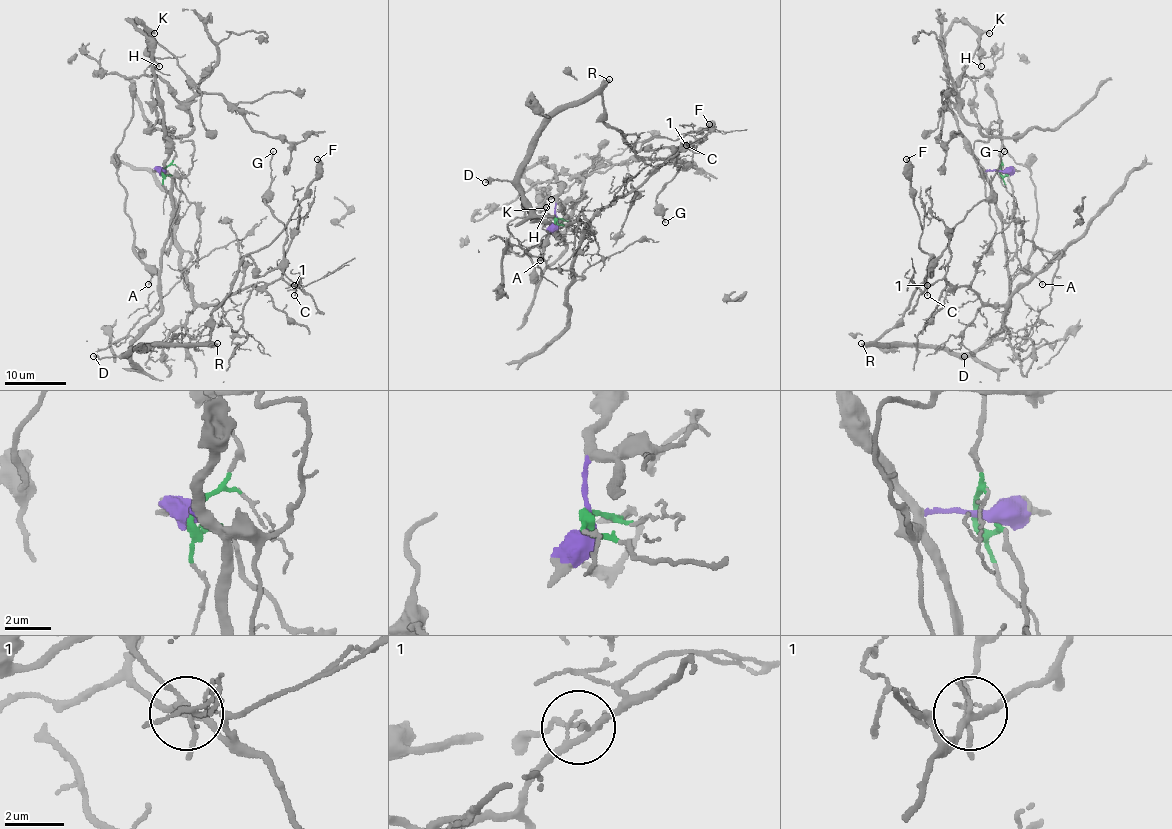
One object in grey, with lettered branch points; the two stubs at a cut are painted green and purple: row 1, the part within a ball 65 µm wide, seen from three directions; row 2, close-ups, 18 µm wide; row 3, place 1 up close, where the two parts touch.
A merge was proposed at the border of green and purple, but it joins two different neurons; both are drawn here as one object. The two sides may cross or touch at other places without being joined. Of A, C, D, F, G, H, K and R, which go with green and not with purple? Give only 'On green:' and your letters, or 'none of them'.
On green: none of them

